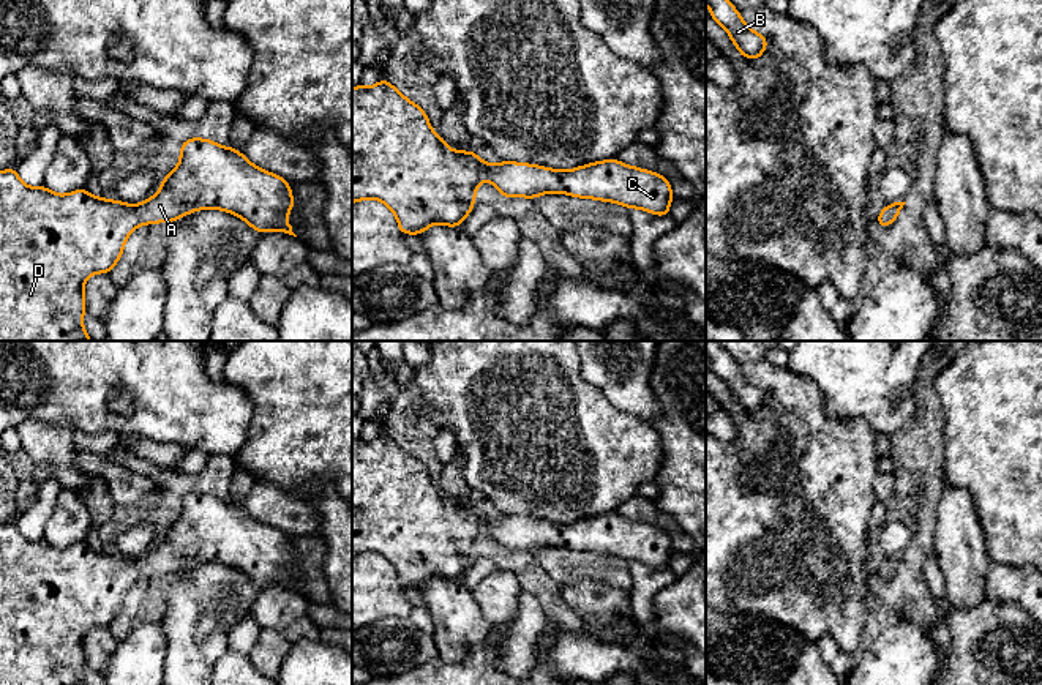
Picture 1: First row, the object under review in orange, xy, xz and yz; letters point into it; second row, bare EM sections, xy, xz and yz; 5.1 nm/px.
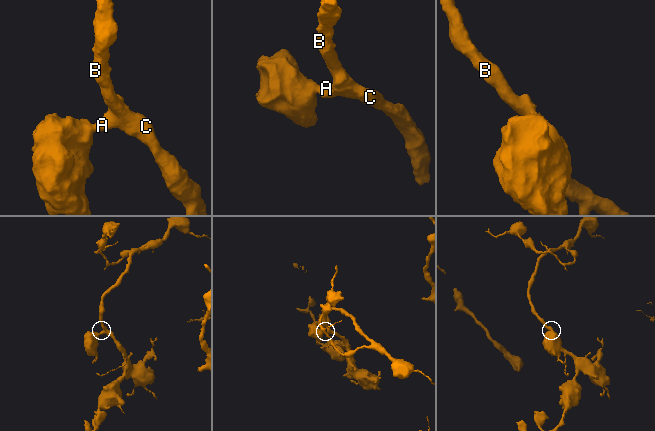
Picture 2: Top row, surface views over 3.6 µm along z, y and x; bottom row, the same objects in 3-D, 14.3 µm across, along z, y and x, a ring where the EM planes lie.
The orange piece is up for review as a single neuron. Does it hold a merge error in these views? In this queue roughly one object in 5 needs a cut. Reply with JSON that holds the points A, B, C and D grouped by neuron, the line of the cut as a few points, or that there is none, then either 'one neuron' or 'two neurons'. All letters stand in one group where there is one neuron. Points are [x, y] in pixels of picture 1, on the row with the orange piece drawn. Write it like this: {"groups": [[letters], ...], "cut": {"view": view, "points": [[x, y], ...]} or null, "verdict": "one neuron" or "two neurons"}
{"groups": [["A", "B", "C", "D"]], "cut": null, "verdict": "one neuron"}

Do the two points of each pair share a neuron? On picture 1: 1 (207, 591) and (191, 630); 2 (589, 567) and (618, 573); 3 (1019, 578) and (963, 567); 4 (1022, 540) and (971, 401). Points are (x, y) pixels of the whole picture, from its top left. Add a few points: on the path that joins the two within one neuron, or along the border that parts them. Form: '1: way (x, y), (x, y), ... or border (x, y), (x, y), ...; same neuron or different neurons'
1: way (206, 600), (194, 621); same neuron
2: way (595, 567), (611, 570); same neuron
3: border (989, 561), (984, 598); different neurons
4: way (1022, 505), (1017, 447), (1006, 436); same neuron

